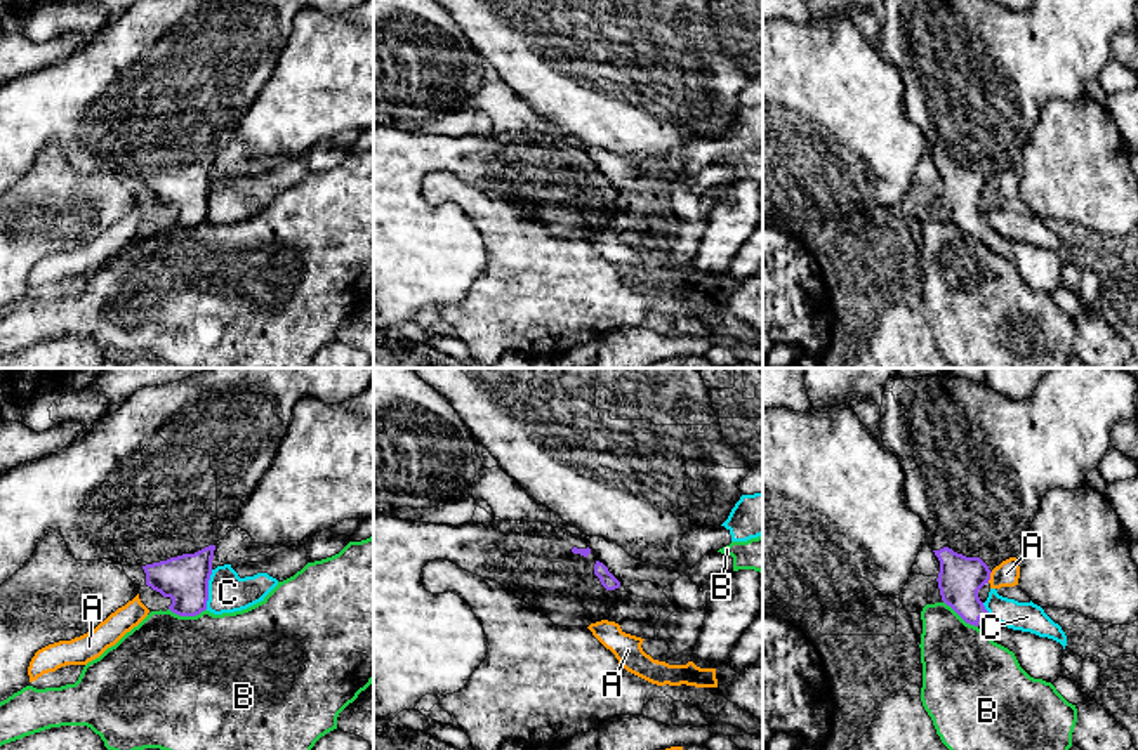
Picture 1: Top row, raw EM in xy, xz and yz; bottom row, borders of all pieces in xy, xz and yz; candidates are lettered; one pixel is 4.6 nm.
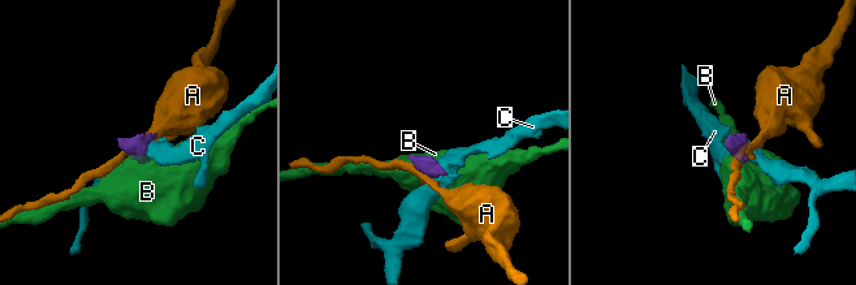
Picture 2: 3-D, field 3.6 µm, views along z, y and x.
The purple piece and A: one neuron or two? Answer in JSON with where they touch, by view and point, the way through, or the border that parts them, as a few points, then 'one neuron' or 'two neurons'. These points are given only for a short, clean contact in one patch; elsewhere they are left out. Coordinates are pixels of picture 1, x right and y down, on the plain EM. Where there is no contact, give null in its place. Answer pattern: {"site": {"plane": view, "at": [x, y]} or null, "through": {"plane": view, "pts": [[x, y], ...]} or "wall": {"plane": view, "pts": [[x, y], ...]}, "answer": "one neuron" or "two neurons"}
{"site": {"plane": "yz", "at": [989, 188]}, "wall": {"plane": "yz", "pts": [[992, 183], [987, 193]]}, "answer": "two neurons"}

